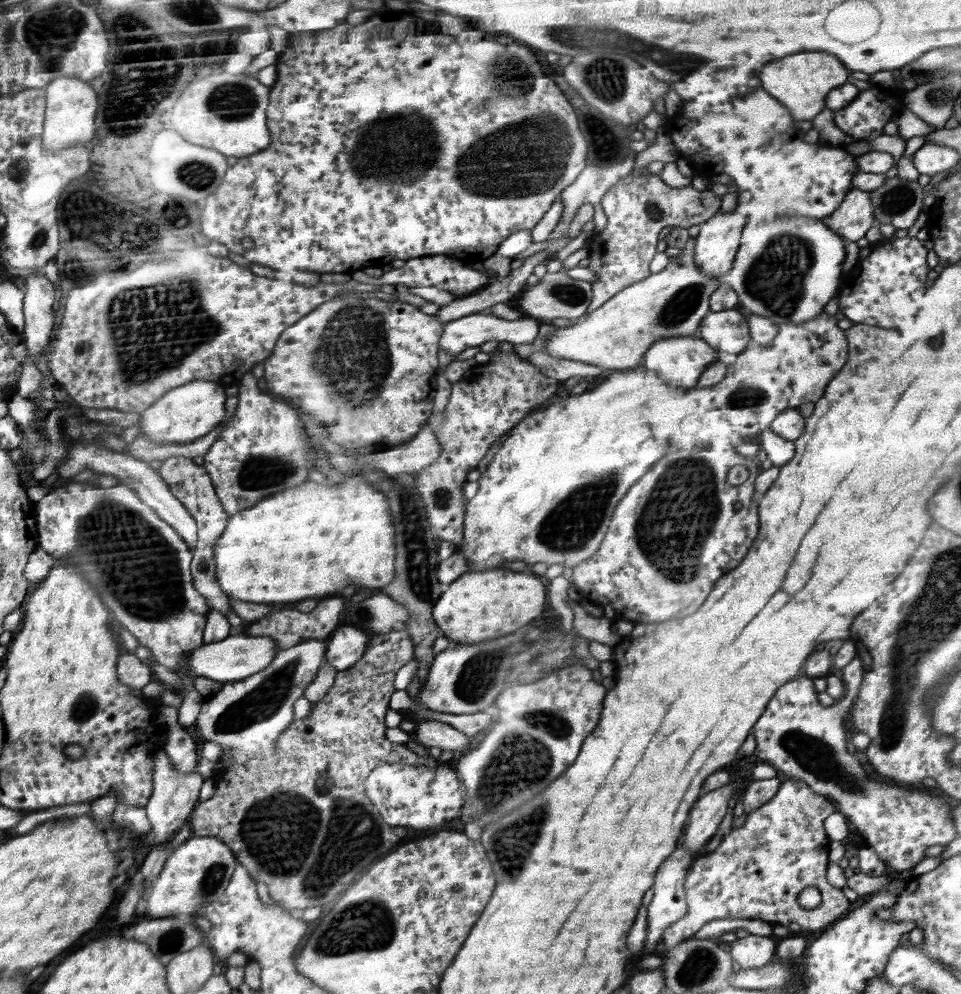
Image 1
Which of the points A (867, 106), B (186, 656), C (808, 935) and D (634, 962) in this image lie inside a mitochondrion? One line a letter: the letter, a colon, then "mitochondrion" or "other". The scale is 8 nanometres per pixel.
A: other
B: other
C: other
D: other

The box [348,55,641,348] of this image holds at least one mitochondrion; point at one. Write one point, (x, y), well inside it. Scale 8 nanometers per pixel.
(521, 160)

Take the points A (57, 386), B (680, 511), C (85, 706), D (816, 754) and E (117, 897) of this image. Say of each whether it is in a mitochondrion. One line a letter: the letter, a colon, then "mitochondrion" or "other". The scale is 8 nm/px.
A: other
B: mitochondrion
C: mitochondrion
D: mitochondrion
E: other

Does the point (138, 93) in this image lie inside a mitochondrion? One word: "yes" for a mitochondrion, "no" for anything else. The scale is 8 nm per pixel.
yes

